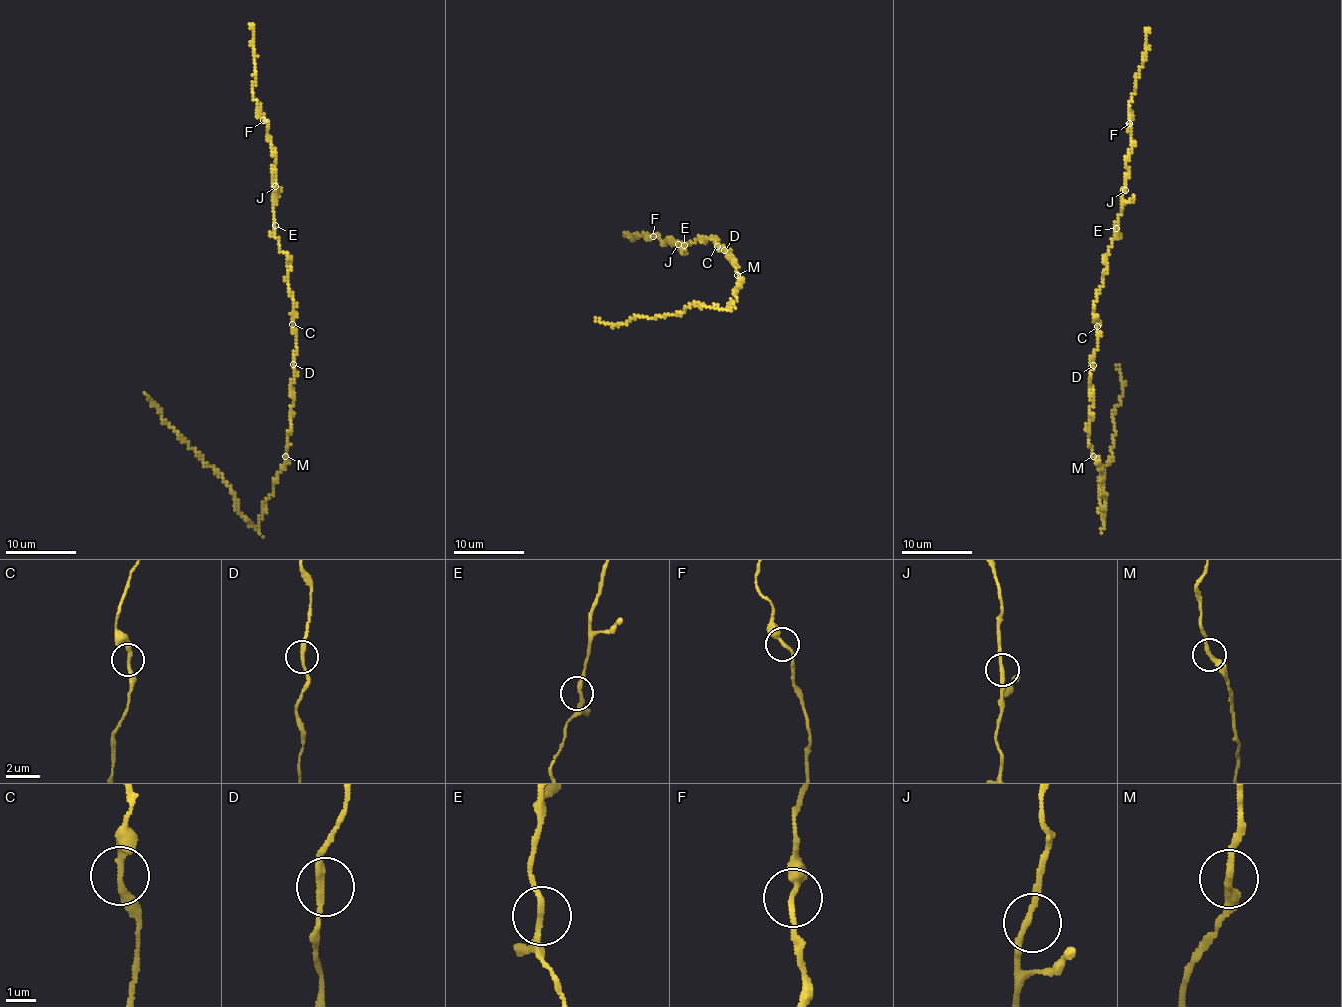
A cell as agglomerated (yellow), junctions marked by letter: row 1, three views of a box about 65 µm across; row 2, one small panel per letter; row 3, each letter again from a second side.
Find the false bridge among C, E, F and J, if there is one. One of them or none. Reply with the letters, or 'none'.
none

